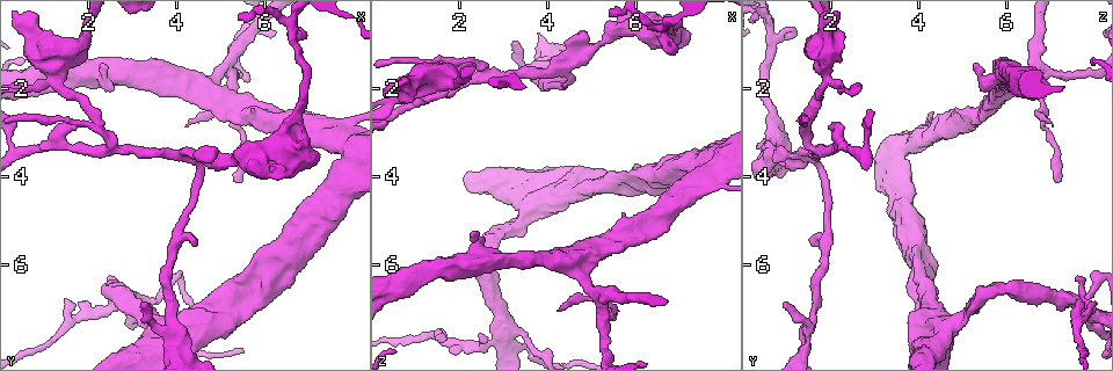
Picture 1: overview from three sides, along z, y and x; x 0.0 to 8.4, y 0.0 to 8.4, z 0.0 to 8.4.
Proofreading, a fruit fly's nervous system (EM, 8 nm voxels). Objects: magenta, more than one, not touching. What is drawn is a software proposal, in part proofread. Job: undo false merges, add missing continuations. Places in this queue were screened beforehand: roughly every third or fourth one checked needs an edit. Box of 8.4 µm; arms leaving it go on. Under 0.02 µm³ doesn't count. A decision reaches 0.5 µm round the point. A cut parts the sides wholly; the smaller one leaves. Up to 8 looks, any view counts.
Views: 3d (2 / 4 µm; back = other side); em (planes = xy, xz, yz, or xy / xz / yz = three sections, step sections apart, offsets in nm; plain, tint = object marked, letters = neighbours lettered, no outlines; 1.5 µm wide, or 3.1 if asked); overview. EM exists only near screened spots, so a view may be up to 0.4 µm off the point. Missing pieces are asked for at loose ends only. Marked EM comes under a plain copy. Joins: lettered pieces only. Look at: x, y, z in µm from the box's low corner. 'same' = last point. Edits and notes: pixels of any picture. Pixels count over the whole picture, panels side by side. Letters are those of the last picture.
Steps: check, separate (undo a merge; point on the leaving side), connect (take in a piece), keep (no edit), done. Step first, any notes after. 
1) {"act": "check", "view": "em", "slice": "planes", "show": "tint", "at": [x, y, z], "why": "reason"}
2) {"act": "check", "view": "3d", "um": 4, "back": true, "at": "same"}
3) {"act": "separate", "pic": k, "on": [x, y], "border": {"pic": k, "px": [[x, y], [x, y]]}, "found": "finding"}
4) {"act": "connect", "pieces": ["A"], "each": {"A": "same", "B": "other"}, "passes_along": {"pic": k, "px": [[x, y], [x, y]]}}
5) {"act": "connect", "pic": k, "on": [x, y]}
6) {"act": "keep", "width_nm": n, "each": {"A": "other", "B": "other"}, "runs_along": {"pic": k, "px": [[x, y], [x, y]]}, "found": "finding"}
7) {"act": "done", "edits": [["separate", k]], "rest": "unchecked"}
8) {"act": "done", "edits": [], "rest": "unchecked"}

{"act": "check", "view": "3d", "um": 4, "at": [1.50, 3.35, 2.15], "why": "sharp bend"}

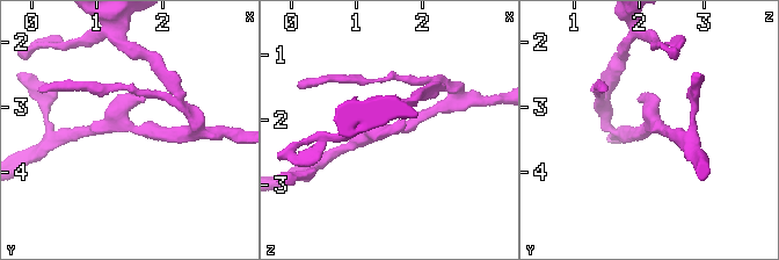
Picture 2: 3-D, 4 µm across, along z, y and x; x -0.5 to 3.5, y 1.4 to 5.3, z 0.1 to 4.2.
{"act": "check", "view": "em", "slice": "planes", "show": "letters", "at": [1.45, 3.25, 2.15], "why": "need the tissue"}

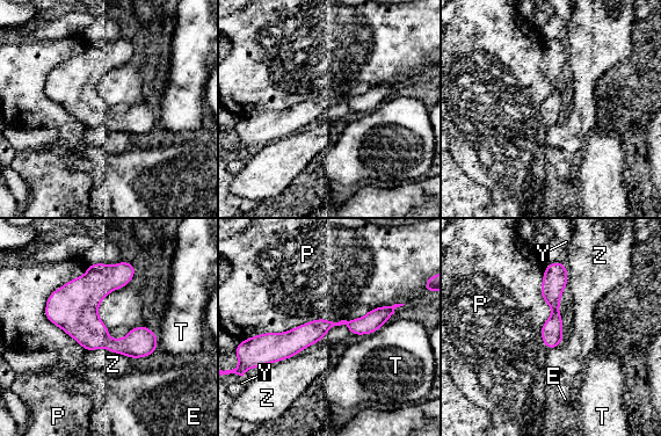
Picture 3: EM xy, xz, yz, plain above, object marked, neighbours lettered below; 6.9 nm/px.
{"act": "keep", "each": {"E": "other", "P": "other", "T": "other", "Y": "other", "Z": "other"}, "border": {"pic": 3, "px": [[89, 264], [45, 305], [87, 350]]}, "found": "continuous, no second neuron"}

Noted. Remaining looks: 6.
{"act": "check", "view": "em", "slice": "planes", "show": "letters", "at": [1.45, 6.75, 7.65], "why": "an open end"}

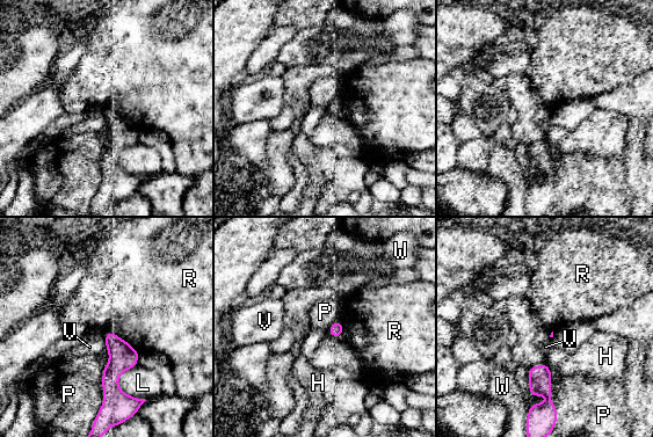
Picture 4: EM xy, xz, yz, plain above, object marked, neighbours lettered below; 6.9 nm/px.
{"act": "keep", "each": {"H": "other", "L": "other", "P": "other", "R": "other", "V": "other", "W": "other"}, "border": {"pic": 4, "px": [[107, 330], [125, 340], [139, 352]]}, "found": "no lettered piece goes on from it"}

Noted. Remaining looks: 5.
{"act": "check", "view": "em", "slice": "planes", "show": "letters", "at": [5.45, 4.10, 7.20], "why": "thin end"}

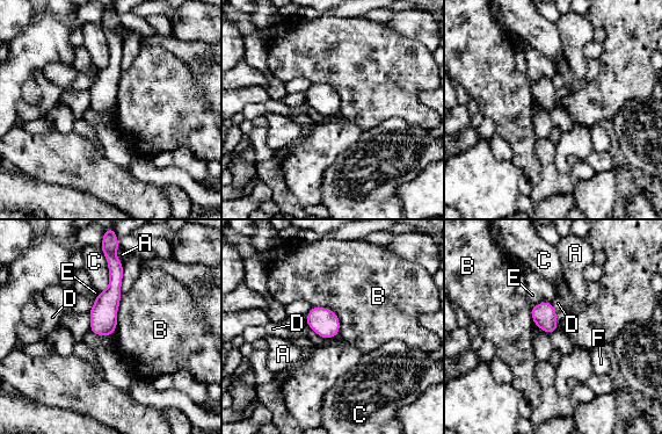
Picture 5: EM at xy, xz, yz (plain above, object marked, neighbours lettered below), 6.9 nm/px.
{"act": "keep", "each": {"A": "other", "B": "other", "C": "other", "D": "other", "E": "other", "F": "other"}, "runs_along": {"pic": 5, "px": [[116, 261], [114, 290], [97, 332]]}, "found": "no lettered piece goes on from it"}

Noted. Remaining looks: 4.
{"act": "done", "edits": [], "rest": "unchecked"}

